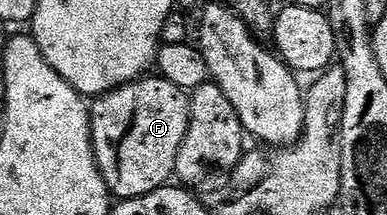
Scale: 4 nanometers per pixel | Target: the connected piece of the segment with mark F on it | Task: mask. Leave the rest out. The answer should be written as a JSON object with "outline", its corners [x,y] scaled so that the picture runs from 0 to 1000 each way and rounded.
{"outline":[[[375,353],[261,437],[235,479],[238,698],[282,888],[302,926],[364,921],[447,842],[460,688],[491,595],[486,465],[488,442],[460,391]]]}

